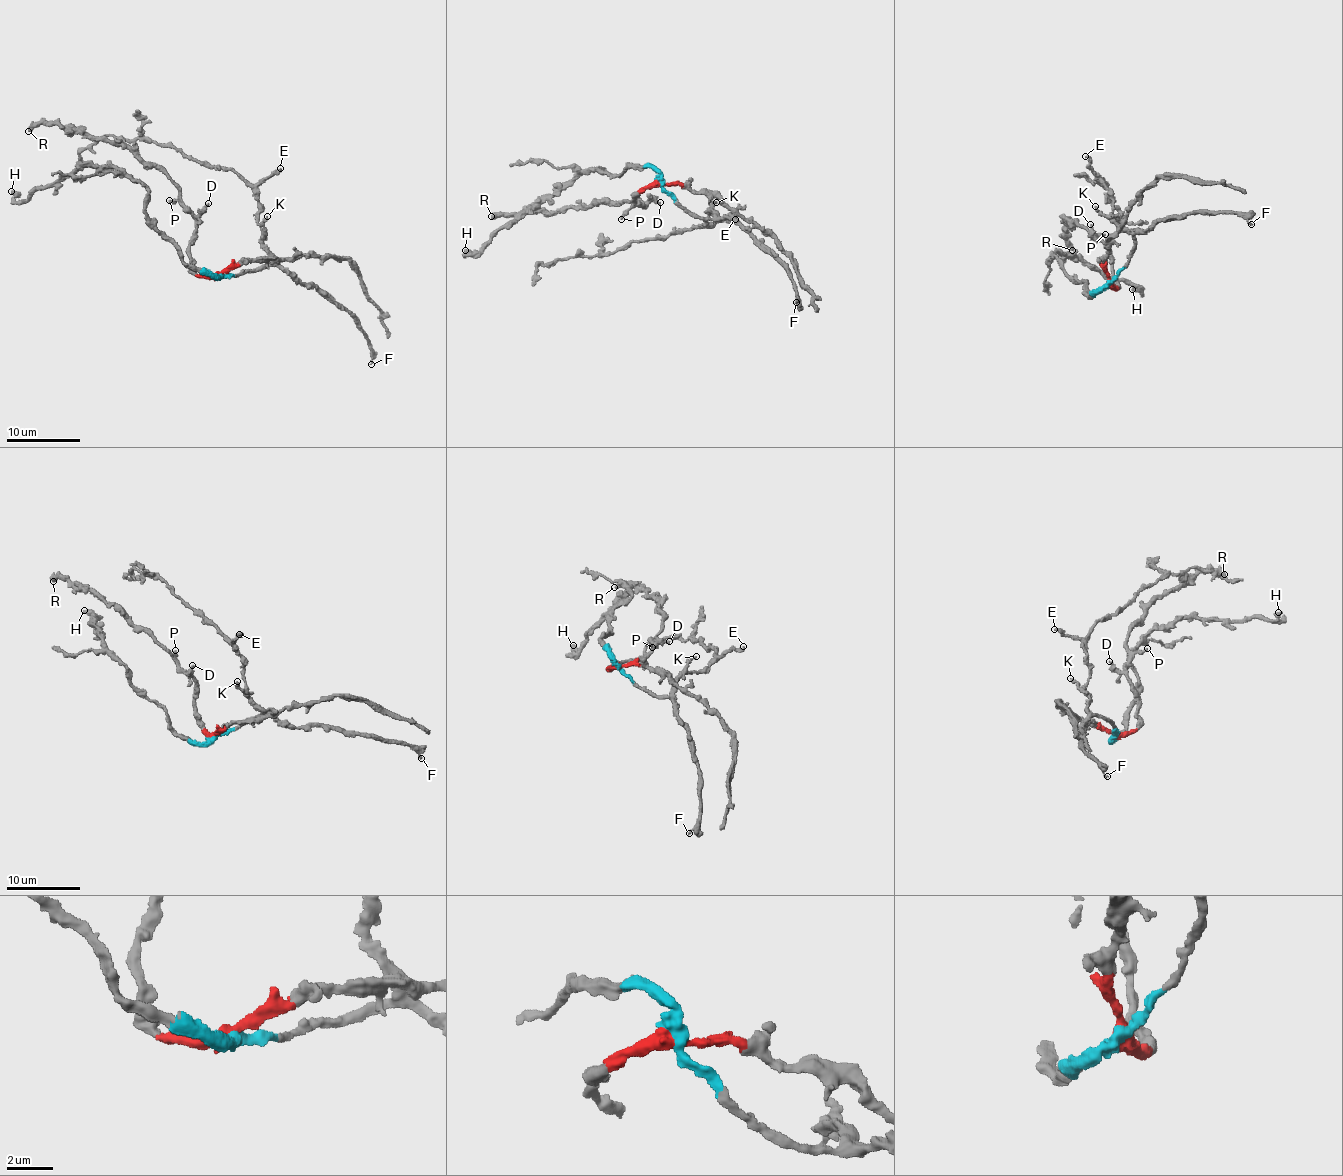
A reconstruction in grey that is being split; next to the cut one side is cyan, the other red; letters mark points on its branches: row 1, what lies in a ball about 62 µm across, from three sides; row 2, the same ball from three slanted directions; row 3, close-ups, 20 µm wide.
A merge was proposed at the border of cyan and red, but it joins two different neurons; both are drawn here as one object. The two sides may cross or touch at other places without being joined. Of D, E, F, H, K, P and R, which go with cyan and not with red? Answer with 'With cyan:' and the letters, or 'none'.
With cyan: E, F, H, K

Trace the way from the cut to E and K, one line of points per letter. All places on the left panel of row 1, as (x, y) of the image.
E: (217, 275), (229, 277), (269, 265), (257, 187), (279, 168)
K: (217, 275), (229, 277), (269, 265), (270, 251), (262, 241), (261, 231), (267, 216)

